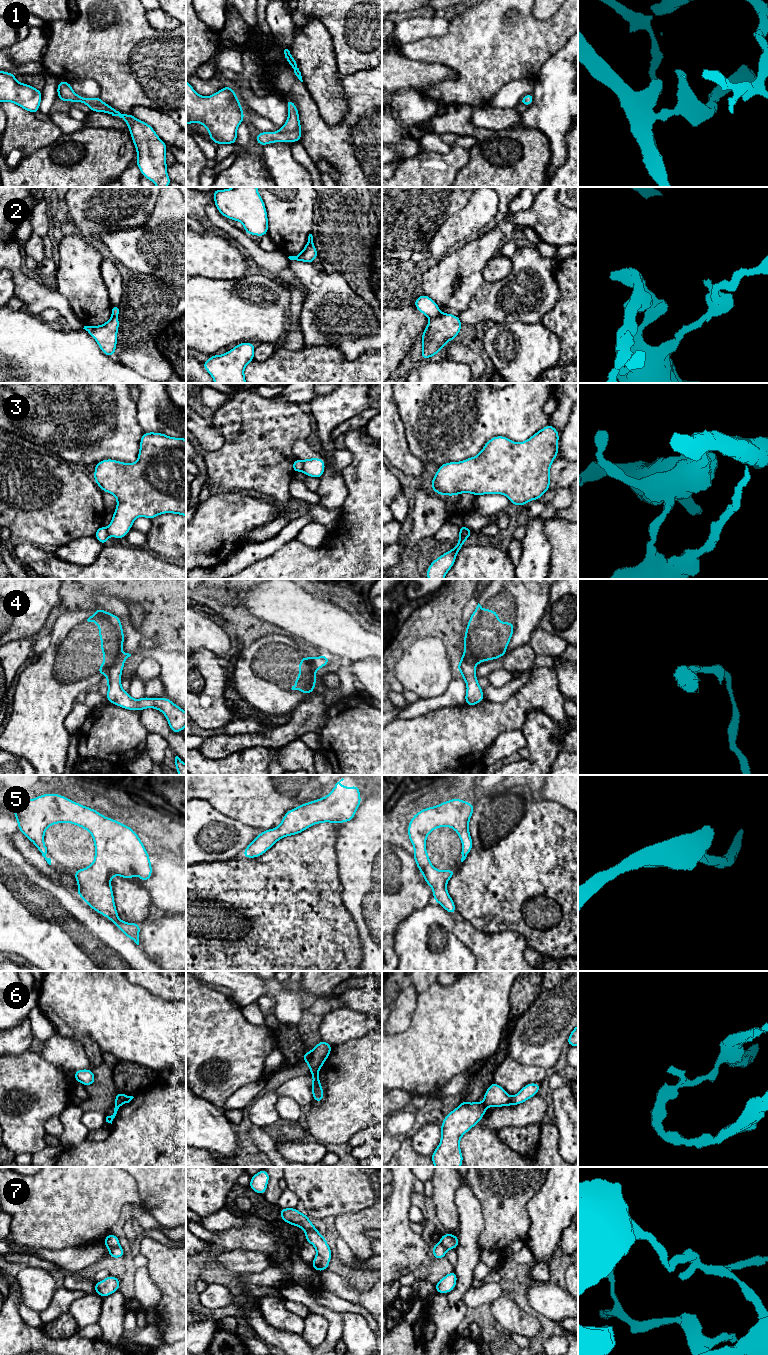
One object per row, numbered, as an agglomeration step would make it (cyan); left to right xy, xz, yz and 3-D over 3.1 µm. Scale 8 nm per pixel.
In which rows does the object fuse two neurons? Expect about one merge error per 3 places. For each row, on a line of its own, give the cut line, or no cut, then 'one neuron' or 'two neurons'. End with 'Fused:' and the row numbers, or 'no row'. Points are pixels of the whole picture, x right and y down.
1: no cut | one neuron
2: yz (441, 313), (431, 319) | two neurons
3: yz (459, 534), (463, 530), (470, 534) | two neurons
4: xy (120, 653), (105, 673) | two neurons
5: no cut | one neuron
6: xz (316, 1073), (311, 1074) | two neurons
7: xz (304, 1229), (313, 1229), (320, 1236) | two neurons
Fused: 2, 3, 4, 6, 7

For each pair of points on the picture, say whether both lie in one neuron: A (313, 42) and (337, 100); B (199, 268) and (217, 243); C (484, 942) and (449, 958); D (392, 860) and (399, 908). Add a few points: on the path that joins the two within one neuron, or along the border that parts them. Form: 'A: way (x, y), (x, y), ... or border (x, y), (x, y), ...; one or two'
A: way (315, 56), (324, 86); one
B: way (199, 262), (212, 249); one
C: border (454, 931), (454, 934), (468, 948), (476, 960); two
D: way (392, 872), (403, 883), (399, 896); one

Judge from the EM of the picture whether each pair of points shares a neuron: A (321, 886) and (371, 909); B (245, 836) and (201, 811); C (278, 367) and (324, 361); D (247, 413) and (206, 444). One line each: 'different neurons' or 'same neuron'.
A: different neurons
B: same neuron
C: same neuron
D: different neurons

